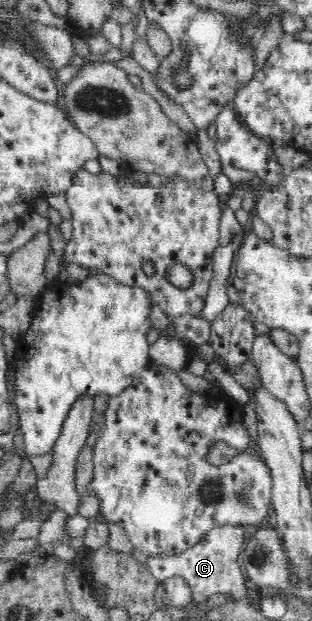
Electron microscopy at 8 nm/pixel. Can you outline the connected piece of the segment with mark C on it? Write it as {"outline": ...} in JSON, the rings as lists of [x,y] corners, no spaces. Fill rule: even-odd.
{"outline":[[[216,525],[208,529],[196,544],[178,552],[149,555],[145,564],[154,578],[160,582],[174,576],[183,578],[190,587],[193,599],[201,605],[204,605],[206,600],[214,594],[228,596],[233,602],[244,601],[250,583],[246,582],[246,576],[242,572],[239,561],[240,553],[243,552],[242,546],[244,546],[243,534],[240,525]]]}

